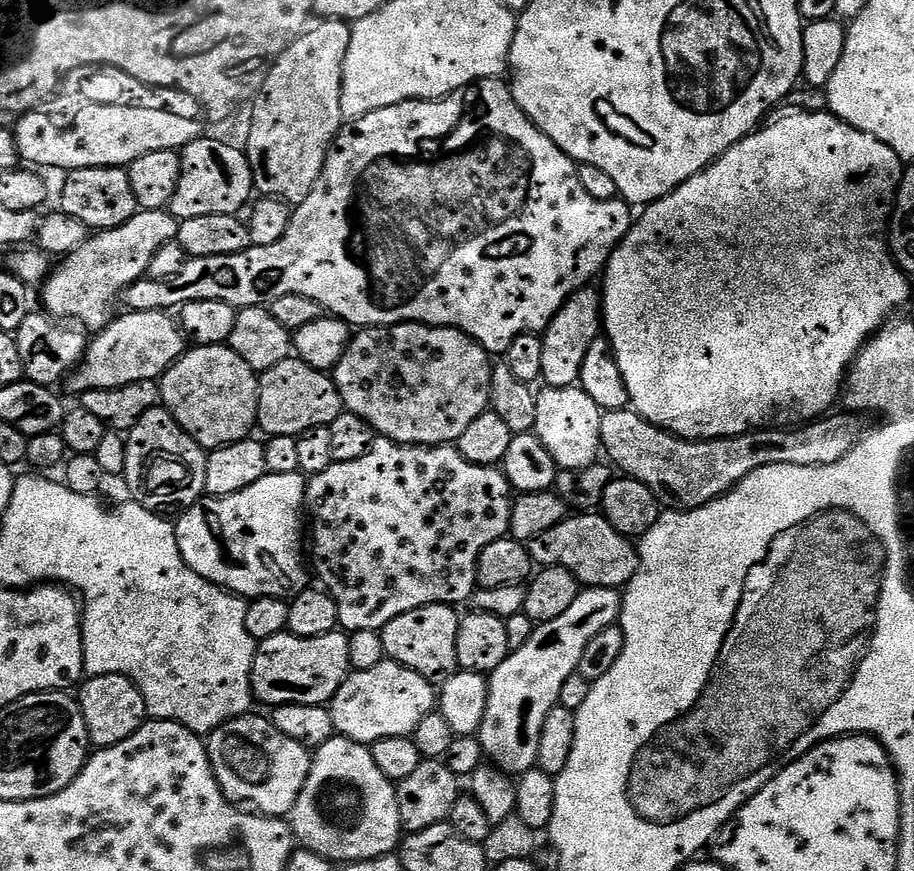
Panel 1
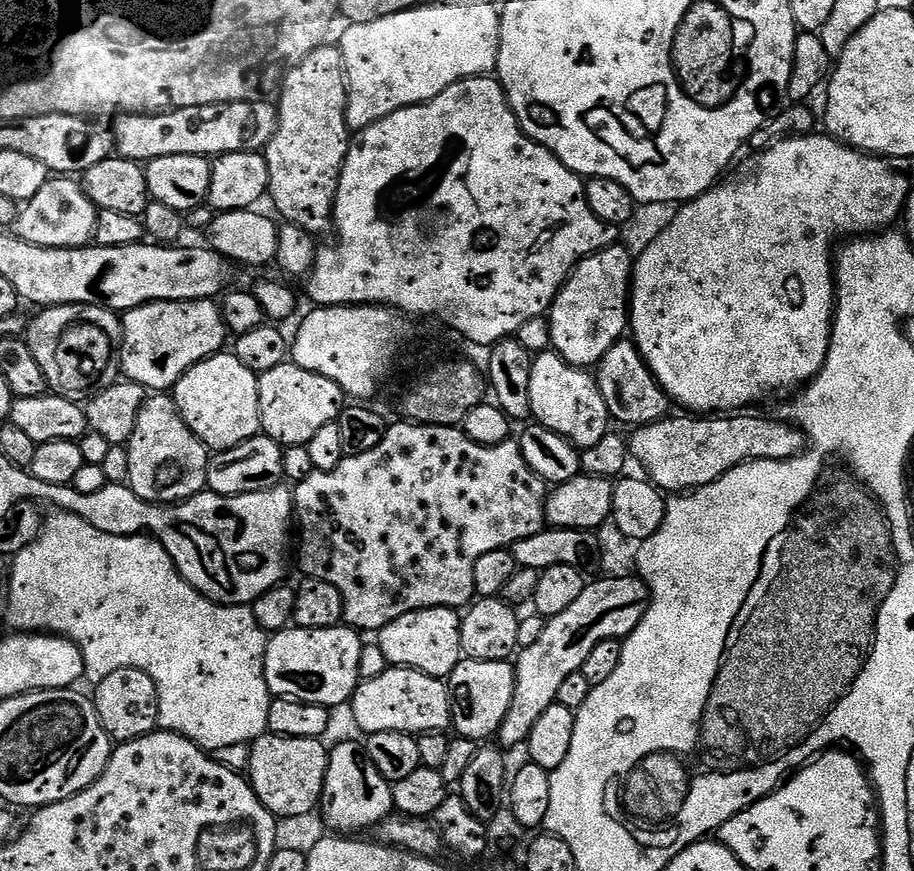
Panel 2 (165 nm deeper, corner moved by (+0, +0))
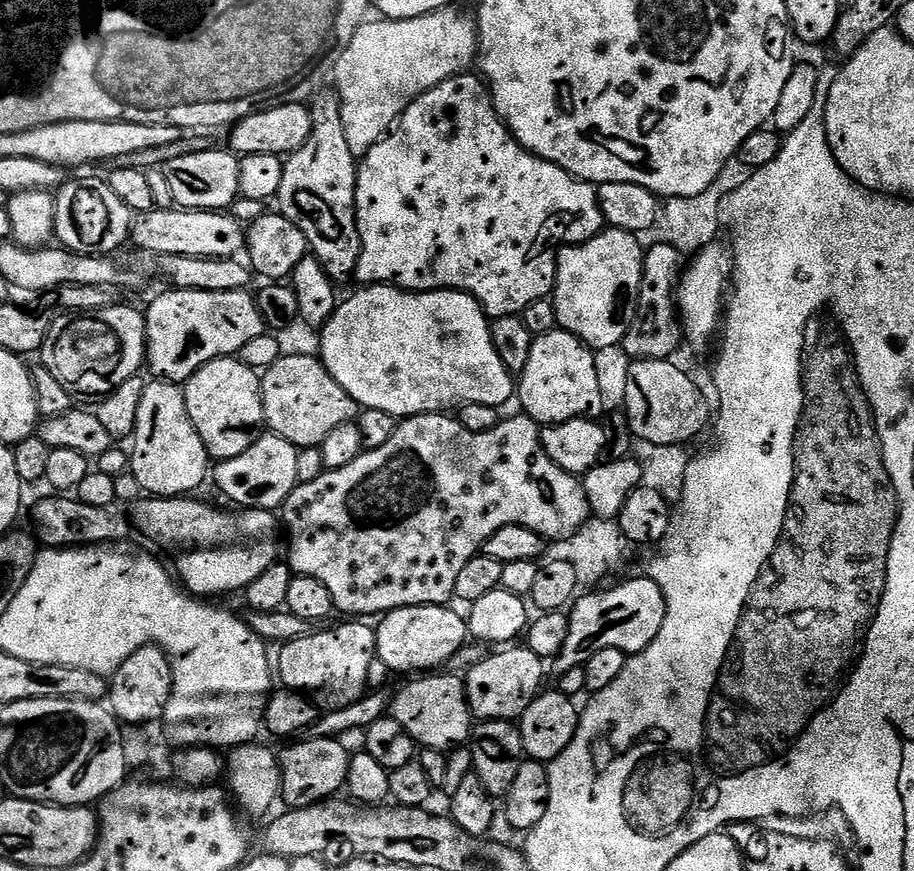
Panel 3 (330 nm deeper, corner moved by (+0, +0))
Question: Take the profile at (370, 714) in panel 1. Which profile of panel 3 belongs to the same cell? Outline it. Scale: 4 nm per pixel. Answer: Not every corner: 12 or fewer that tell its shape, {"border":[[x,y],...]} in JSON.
{"border":[[412,678],[390,715],[421,749],[455,750],[474,727],[464,680]]}

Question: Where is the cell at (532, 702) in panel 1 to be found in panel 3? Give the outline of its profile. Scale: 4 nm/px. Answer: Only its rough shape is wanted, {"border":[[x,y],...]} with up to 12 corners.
{"border":[[653,580],[585,591],[571,605],[557,673],[598,650],[646,650],[666,618]]}

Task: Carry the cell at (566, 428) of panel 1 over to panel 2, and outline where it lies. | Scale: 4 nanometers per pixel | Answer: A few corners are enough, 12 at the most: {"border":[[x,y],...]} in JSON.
{"border":[[551,350],[532,361],[535,423],[580,450],[610,430],[591,371]]}

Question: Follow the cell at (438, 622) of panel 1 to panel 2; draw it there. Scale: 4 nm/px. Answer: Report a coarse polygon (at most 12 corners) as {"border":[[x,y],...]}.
{"border":[[454,608],[381,628],[389,665],[447,678],[460,664]]}

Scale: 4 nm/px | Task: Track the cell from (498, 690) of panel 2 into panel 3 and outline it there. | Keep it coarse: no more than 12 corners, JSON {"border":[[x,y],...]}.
{"border":[[527,646],[468,669],[477,721],[519,721],[542,691],[545,661]]}

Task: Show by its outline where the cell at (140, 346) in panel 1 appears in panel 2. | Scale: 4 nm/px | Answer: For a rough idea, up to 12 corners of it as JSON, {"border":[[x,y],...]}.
{"border":[[215,299],[123,313],[121,373],[156,394],[230,340]]}

